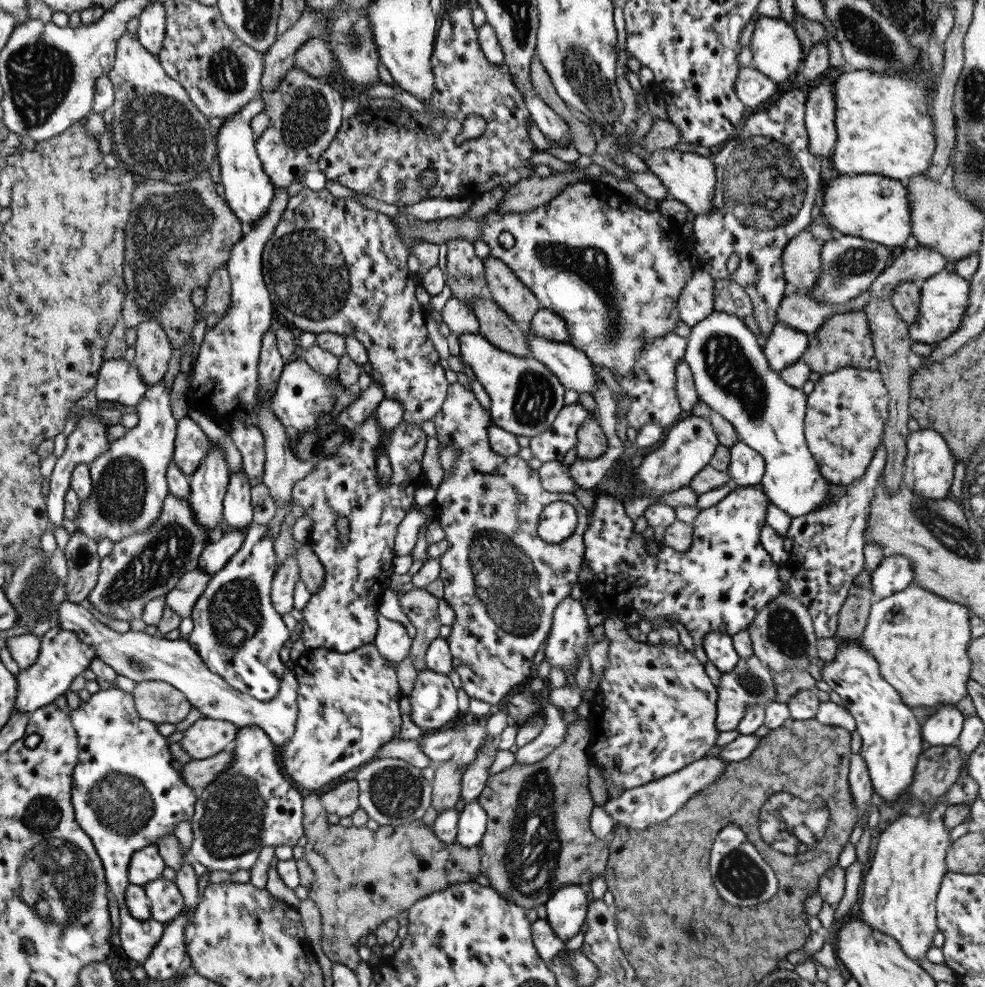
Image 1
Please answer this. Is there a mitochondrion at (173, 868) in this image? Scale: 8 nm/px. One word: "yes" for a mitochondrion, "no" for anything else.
no

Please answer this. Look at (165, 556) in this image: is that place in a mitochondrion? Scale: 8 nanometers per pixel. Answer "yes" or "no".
yes

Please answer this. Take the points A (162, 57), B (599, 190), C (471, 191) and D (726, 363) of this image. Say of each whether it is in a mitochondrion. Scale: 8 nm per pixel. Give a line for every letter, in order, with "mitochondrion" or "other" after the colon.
A: other
B: other
C: other
D: mitochondrion

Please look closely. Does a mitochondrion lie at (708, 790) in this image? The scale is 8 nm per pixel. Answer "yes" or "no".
no

